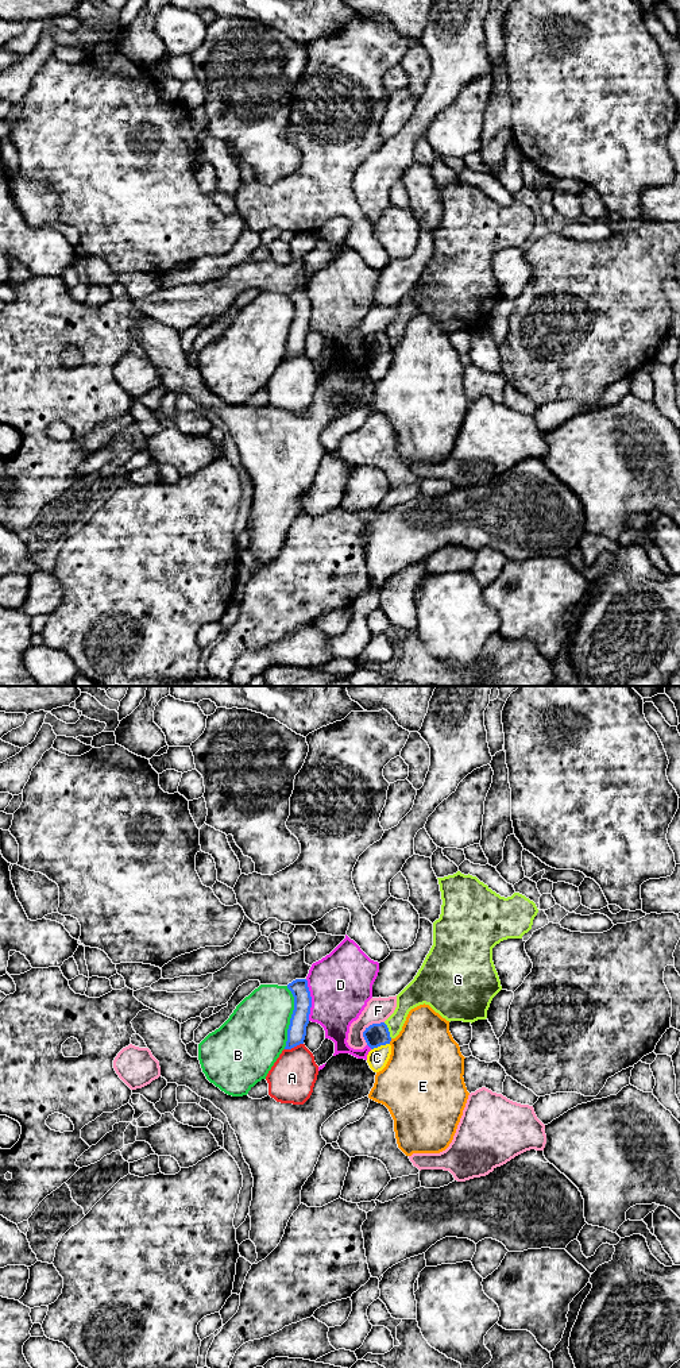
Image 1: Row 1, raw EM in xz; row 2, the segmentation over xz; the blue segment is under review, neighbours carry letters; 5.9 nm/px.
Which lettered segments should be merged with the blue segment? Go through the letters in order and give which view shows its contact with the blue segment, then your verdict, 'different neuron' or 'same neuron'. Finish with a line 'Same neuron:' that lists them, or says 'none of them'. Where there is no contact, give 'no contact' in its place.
A: xz | different neuron
B: xz | different neuron
C: xz | different neuron
D: xz | different neuron
E: xz | different neuron
F: xz | different neuron
G: xz | different neuron
Same neuron: none of them

